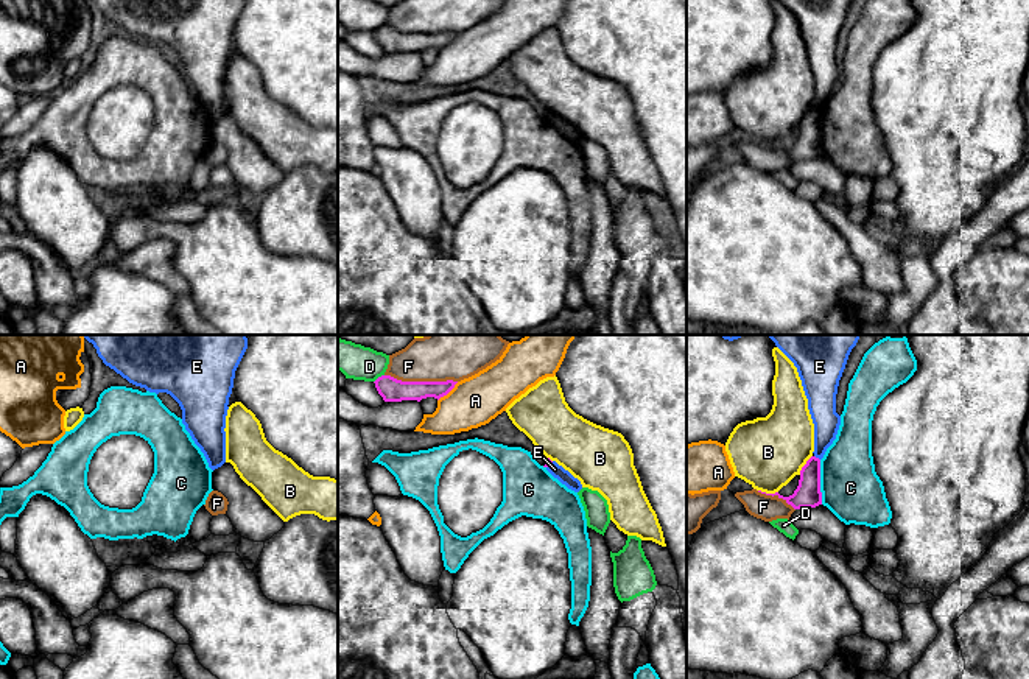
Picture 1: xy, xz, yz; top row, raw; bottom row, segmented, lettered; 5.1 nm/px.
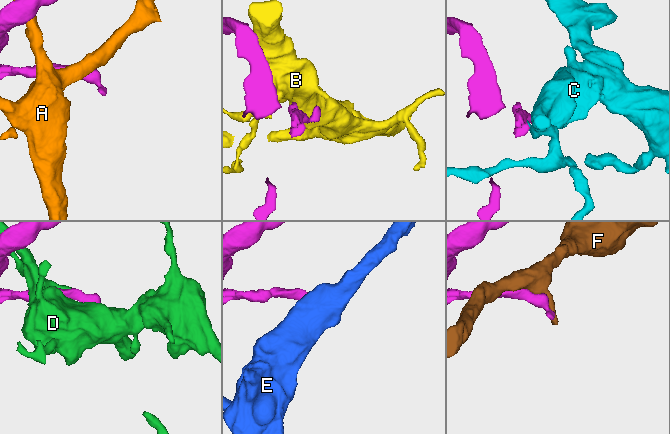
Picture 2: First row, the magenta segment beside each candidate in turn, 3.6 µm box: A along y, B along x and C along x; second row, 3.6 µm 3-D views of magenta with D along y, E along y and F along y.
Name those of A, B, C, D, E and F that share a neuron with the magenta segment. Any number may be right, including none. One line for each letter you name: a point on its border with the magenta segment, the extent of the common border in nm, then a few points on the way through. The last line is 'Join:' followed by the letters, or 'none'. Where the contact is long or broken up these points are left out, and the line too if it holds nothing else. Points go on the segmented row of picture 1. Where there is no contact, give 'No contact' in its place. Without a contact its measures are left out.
Join: none

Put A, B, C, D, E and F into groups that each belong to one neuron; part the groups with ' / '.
A / B / C / D / E / F

